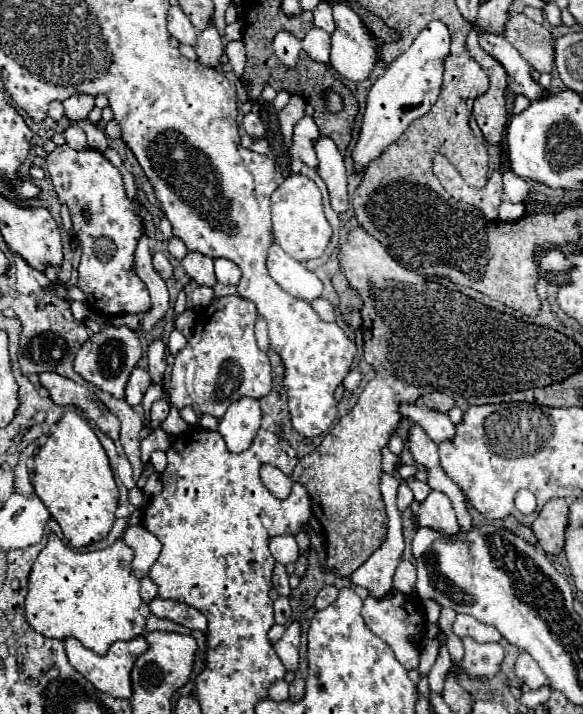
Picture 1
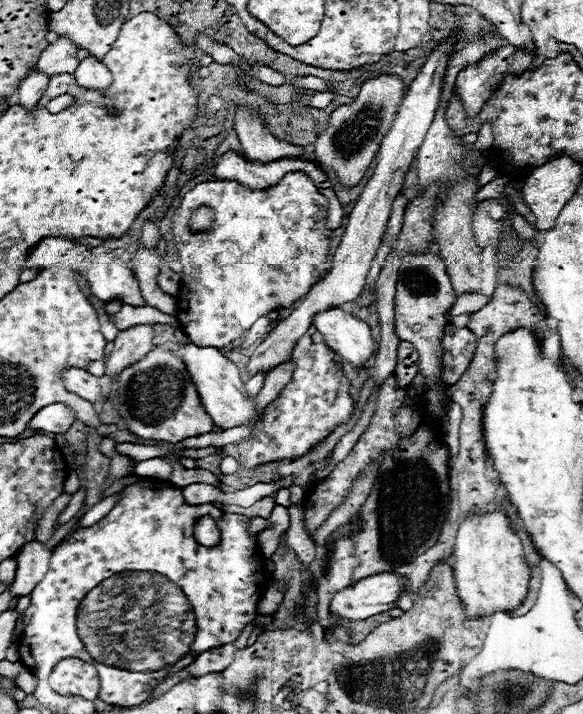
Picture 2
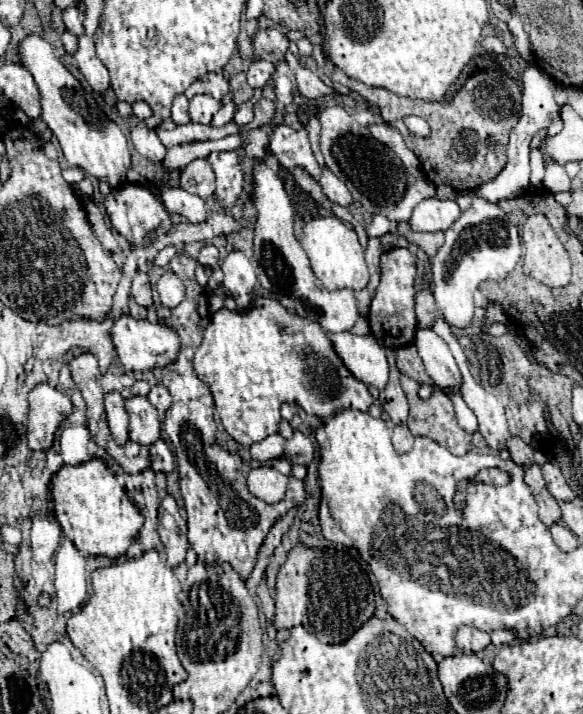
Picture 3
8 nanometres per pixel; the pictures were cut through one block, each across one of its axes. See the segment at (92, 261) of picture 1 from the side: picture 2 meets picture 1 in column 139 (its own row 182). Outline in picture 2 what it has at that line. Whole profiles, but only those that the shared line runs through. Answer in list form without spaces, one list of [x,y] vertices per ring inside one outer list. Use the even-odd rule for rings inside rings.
[[[288,172],[288,174],[284,174],[280,178],[280,182],[276,186],[266,188],[266,190],[248,190],[246,186],[238,184],[236,180],[208,180],[208,182],[198,184],[190,192],[186,192],[184,198],[182,198],[182,204],[176,208],[176,212],[172,216],[172,236],[174,236],[172,240],[174,240],[174,246],[176,246],[176,262],[180,264],[180,290],[176,294],[176,300],[178,300],[176,320],[180,322],[180,328],[186,332],[186,336],[192,340],[192,344],[196,344],[196,346],[224,348],[226,344],[230,344],[236,338],[240,338],[242,332],[246,332],[248,326],[252,326],[260,316],[266,316],[276,306],[288,308],[302,294],[306,294],[310,290],[310,286],[314,286],[322,278],[322,274],[326,270],[326,254],[328,254],[328,244],[330,244],[330,236],[326,236],[328,230],[324,226],[326,214],[328,214],[328,200],[326,200],[326,196],[322,196],[318,192],[318,188],[314,186],[314,182],[304,172]],[[198,206],[212,206],[214,212],[216,212],[216,222],[214,222],[214,228],[210,232],[192,234],[188,230],[188,218],[190,218],[192,210],[198,208]]]

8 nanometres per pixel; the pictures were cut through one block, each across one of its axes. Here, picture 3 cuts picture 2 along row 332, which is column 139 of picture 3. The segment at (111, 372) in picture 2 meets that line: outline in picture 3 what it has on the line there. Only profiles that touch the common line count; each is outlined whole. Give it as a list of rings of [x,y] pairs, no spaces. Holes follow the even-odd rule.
[[[130,116],[130,140],[136,148],[138,154],[150,158],[152,162],[162,162],[164,160],[164,144],[160,142],[160,138],[156,136],[156,130],[148,128],[144,124],[144,120]]]

